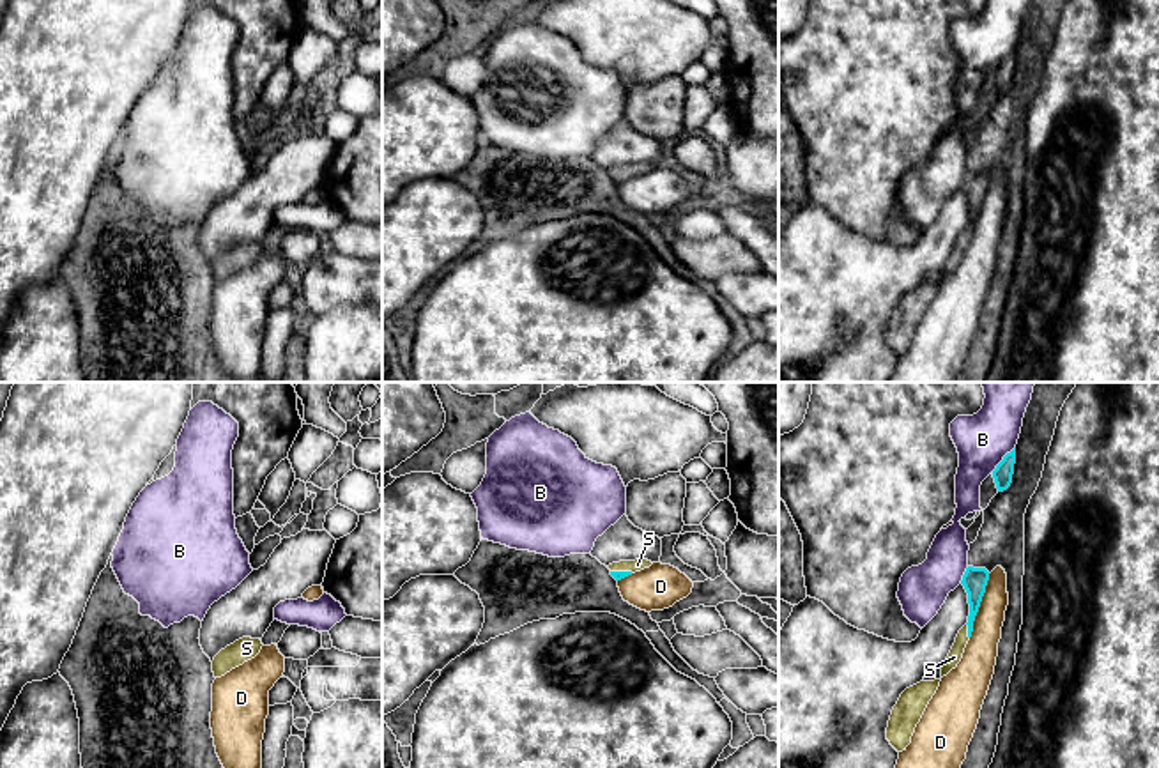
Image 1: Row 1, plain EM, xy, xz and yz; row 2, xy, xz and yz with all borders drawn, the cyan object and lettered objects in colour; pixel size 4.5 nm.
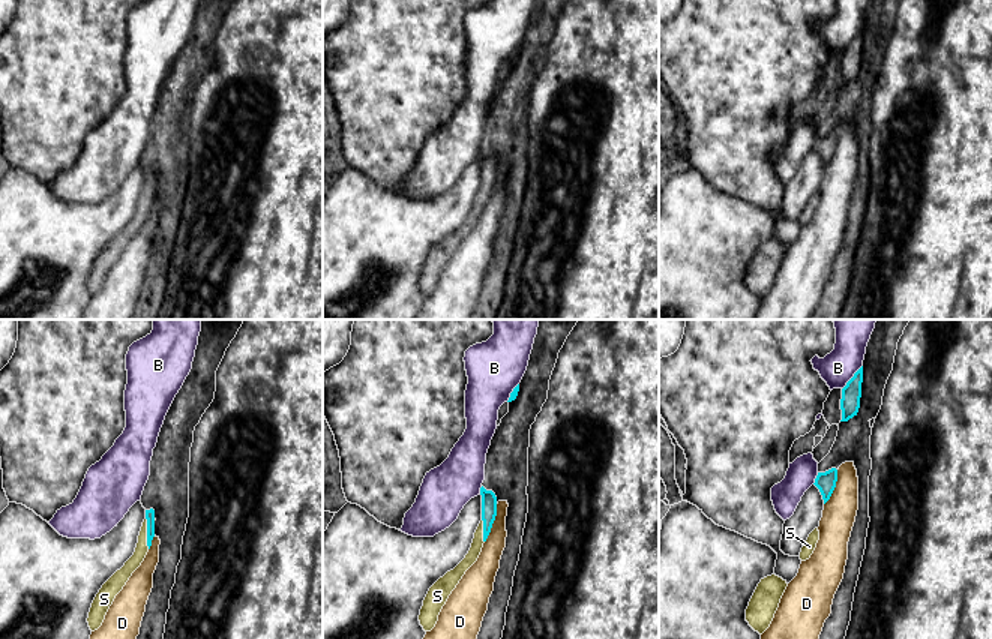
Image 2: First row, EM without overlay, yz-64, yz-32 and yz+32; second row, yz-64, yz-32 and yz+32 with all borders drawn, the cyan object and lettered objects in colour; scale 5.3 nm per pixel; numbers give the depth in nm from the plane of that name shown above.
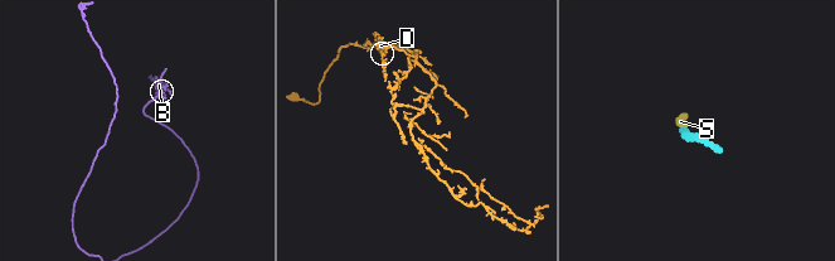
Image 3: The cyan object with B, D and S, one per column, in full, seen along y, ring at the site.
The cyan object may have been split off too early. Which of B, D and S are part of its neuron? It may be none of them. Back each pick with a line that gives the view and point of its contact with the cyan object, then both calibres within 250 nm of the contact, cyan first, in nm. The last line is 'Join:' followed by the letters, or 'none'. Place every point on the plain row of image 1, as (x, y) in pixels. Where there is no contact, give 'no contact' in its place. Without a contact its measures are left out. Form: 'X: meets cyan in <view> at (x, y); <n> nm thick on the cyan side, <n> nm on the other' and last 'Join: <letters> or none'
S: meets cyan in yz at (968, 234); 110 nm thick on the cyan side, 70 nm on the other
Join: S

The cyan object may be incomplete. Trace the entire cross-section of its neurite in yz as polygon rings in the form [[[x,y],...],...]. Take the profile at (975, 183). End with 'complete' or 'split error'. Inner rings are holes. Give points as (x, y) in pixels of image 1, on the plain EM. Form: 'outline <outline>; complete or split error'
outline [[[968,170],[963,179],[961,188],[968,196],[970,219],[968,219],[968,227],[959,234],[956,246],[945,264],[945,269],[941,271],[941,281],[947,280],[952,273],[956,273],[963,262],[964,251],[973,235],[973,225],[979,216],[982,200],[986,196],[987,184],[989,184],[989,175],[986,172]]]; split error

